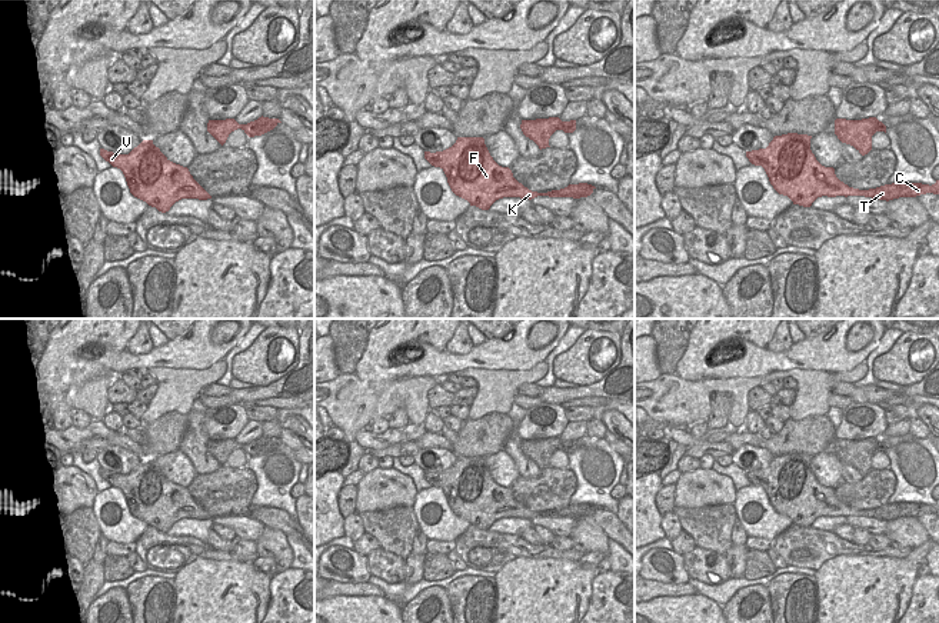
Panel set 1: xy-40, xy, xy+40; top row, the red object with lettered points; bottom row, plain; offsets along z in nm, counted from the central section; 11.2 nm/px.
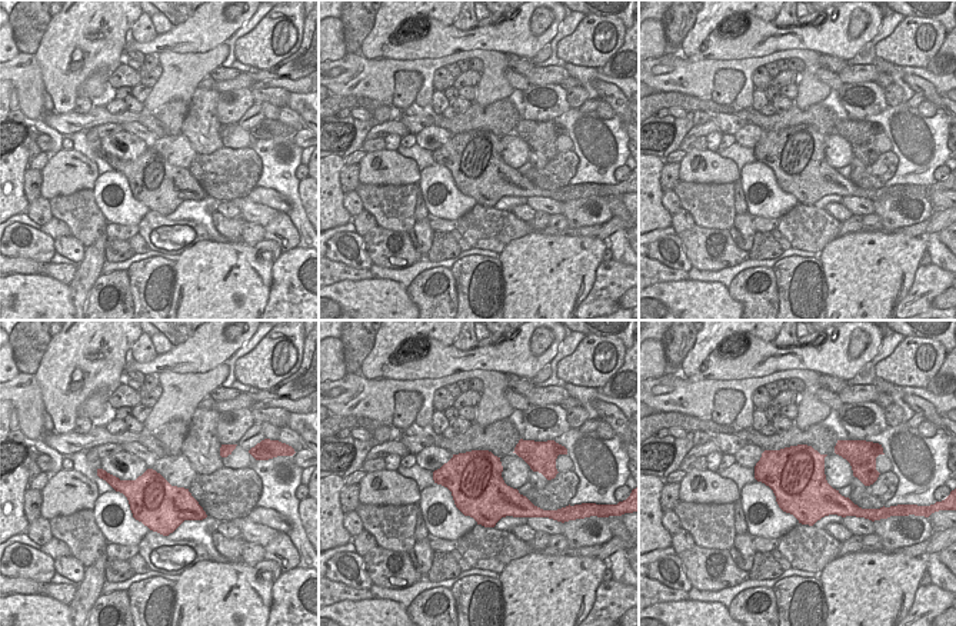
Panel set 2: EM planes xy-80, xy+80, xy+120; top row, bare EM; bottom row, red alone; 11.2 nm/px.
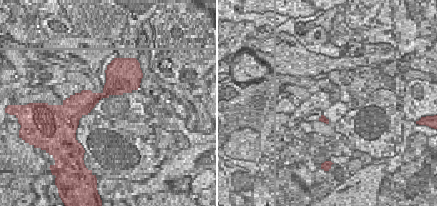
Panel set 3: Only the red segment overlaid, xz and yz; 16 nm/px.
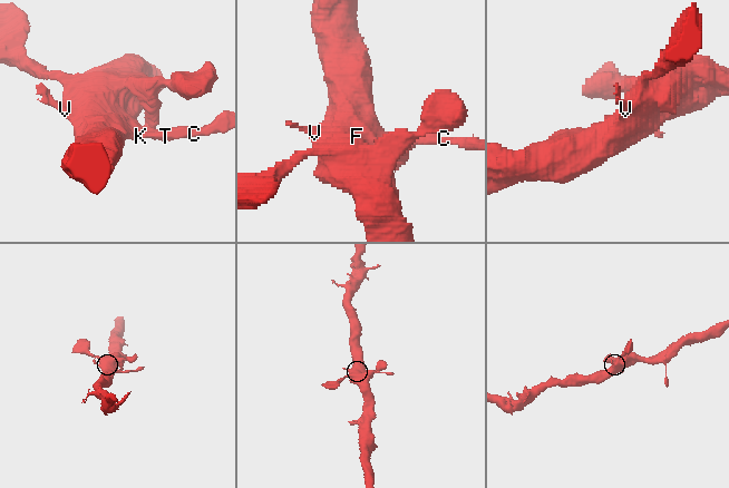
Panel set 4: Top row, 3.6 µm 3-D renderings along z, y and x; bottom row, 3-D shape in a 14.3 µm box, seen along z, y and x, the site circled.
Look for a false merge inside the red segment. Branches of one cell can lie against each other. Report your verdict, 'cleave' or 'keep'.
keep

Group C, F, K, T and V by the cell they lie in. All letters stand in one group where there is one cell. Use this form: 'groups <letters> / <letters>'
groups C F K T V

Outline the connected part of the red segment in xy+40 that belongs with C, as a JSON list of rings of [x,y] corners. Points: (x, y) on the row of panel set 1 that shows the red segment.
[[[788,133],[775,136],[766,149],[746,151],[755,166],[762,166],[773,189],[788,196],[793,204],[810,207],[822,196],[865,196],[879,200],[916,197],[926,193],[939,194],[935,184],[892,183],[876,189],[859,190],[840,181],[833,167],[822,166],[810,150],[808,134]]]

